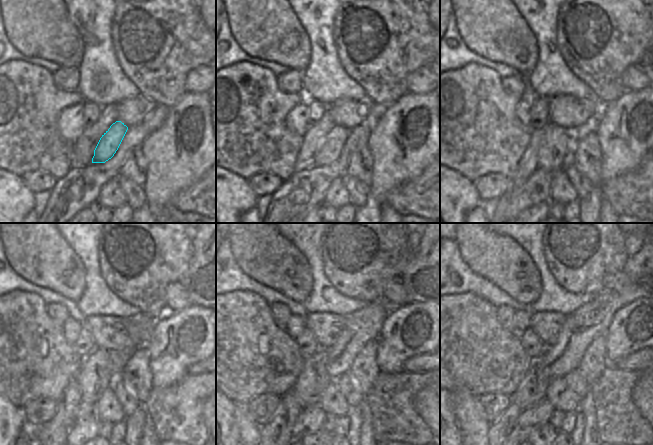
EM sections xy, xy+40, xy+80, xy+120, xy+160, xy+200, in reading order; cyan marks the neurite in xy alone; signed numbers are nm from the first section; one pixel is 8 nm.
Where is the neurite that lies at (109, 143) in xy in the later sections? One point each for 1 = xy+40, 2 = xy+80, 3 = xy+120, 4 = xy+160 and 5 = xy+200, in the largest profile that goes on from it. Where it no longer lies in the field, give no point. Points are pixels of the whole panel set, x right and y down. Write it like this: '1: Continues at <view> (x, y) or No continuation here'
1: Continues at xy+40 (331, 147)
2: Continues at xy+80 (557, 142)
3: Continues at xy+120 (97, 374)
4: Continues at xy+160 (308, 389)
5: Continues at xy+200 (531, 391)

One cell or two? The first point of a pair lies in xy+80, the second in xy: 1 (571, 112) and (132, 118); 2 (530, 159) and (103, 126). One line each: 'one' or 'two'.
1: one
2: one

